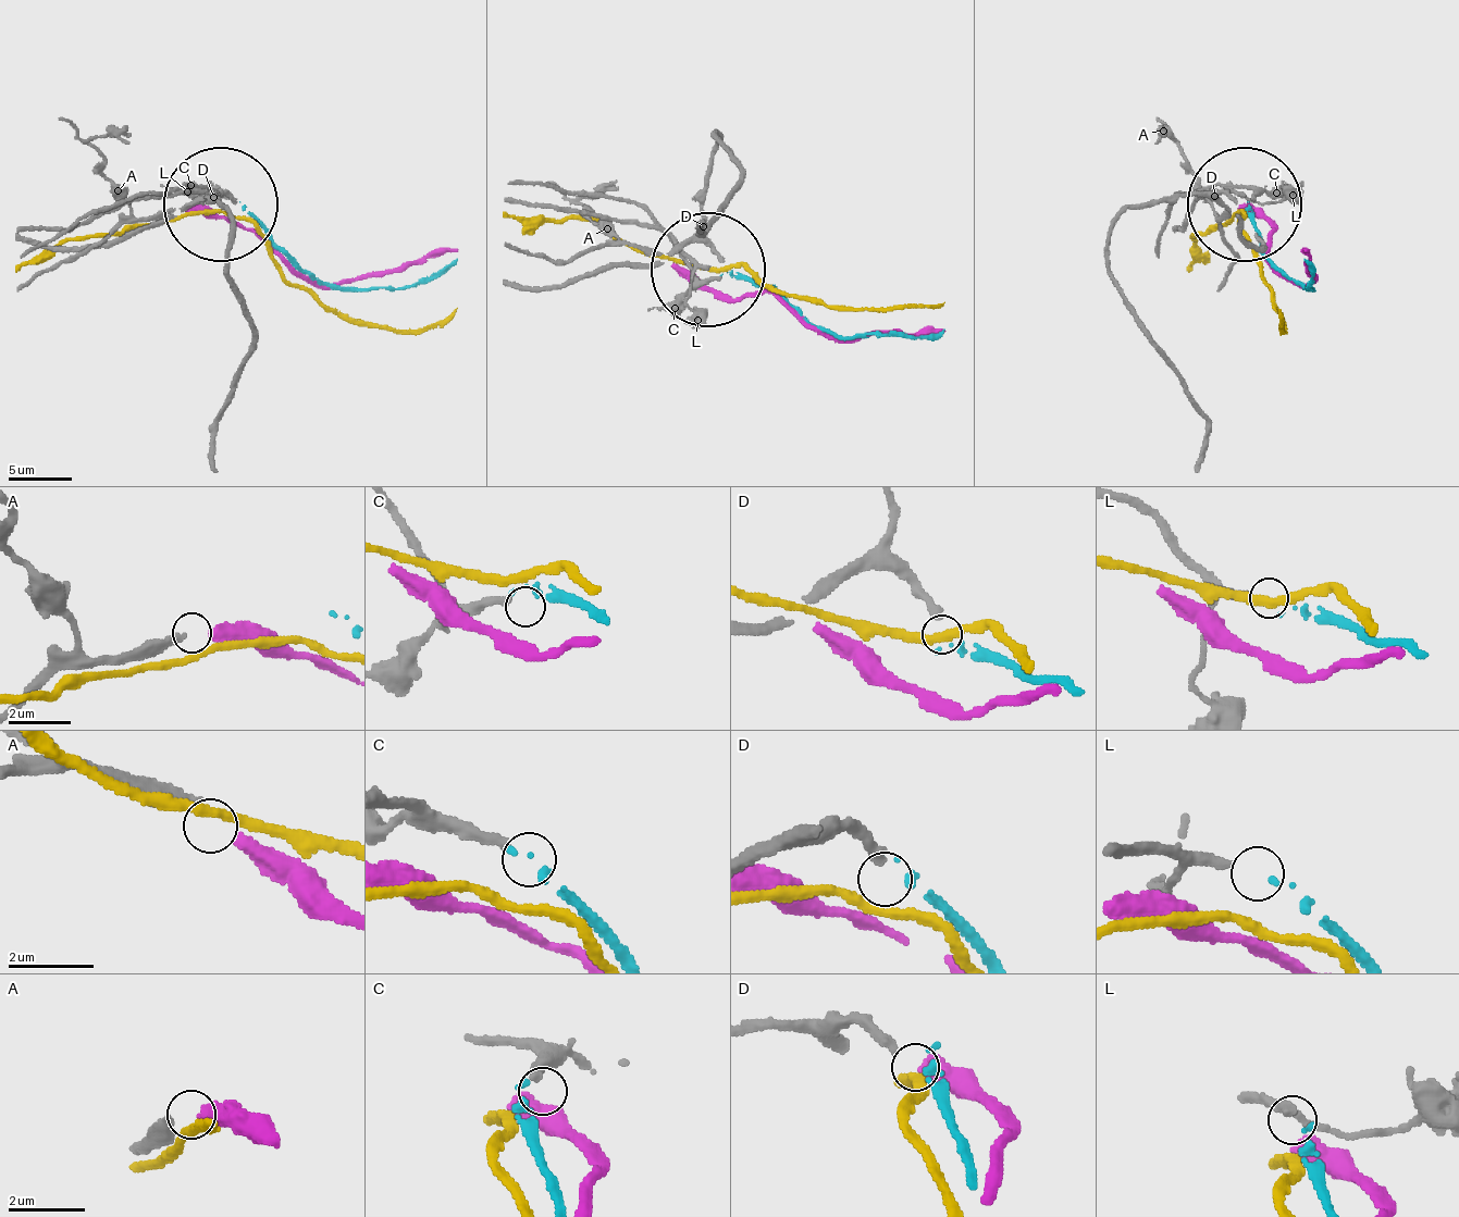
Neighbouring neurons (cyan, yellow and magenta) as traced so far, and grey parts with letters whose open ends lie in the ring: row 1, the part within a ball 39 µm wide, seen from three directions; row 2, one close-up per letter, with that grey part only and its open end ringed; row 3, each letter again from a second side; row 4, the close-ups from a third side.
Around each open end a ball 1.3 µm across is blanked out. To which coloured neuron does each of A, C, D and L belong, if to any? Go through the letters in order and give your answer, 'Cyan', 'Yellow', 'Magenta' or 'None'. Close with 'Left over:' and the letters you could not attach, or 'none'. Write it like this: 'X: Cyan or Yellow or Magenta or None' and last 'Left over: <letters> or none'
A: Magenta
C: None
D: None
L: Cyan
Left over: C, D

